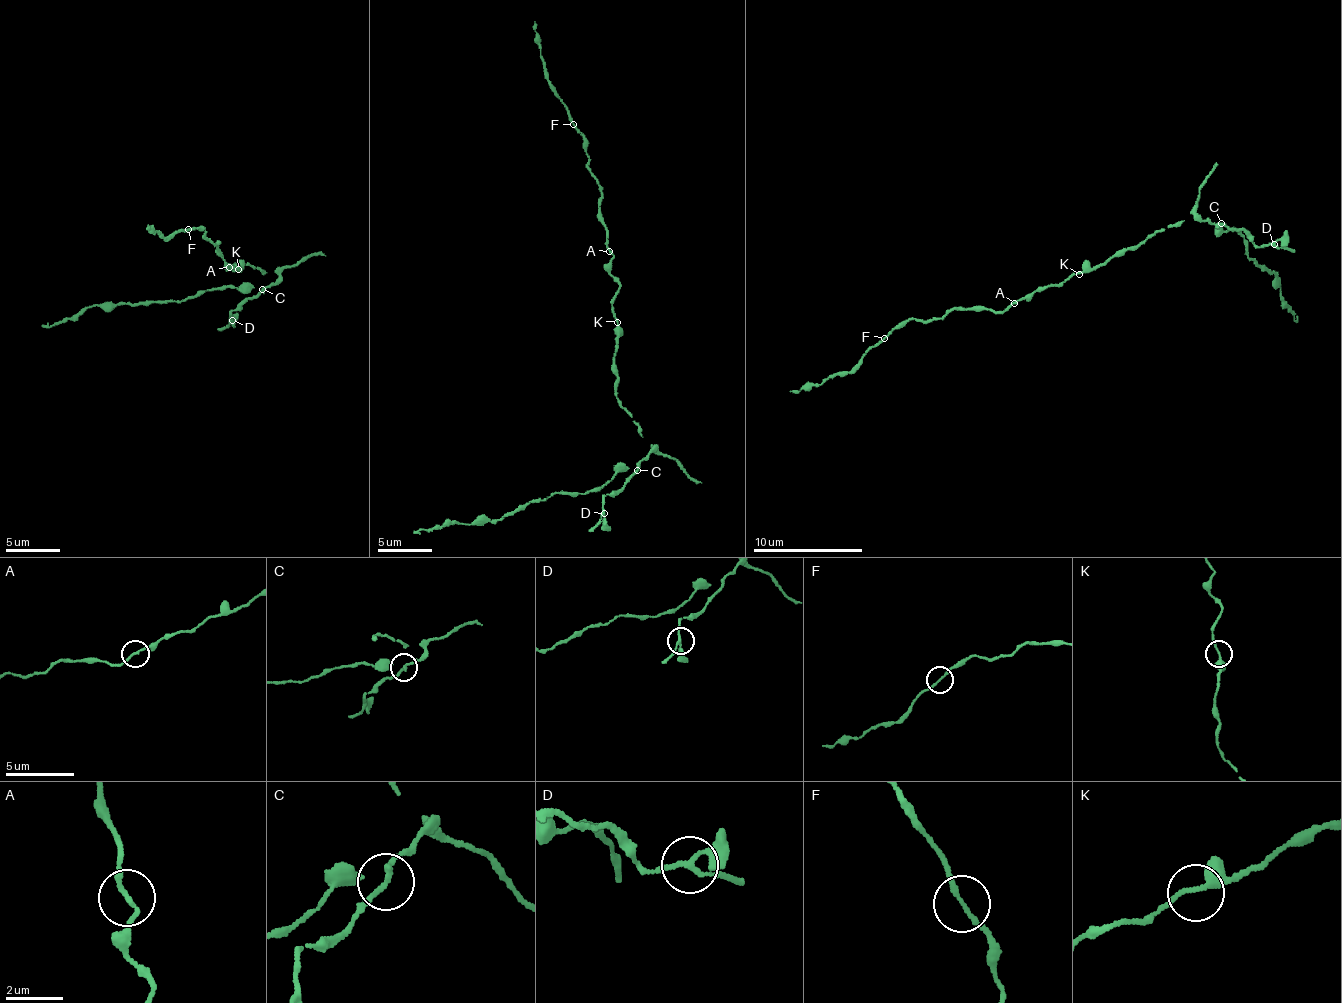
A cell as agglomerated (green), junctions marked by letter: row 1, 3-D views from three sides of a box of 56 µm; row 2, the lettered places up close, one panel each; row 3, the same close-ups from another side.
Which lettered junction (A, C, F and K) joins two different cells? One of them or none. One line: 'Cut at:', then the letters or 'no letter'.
Cut at: C

